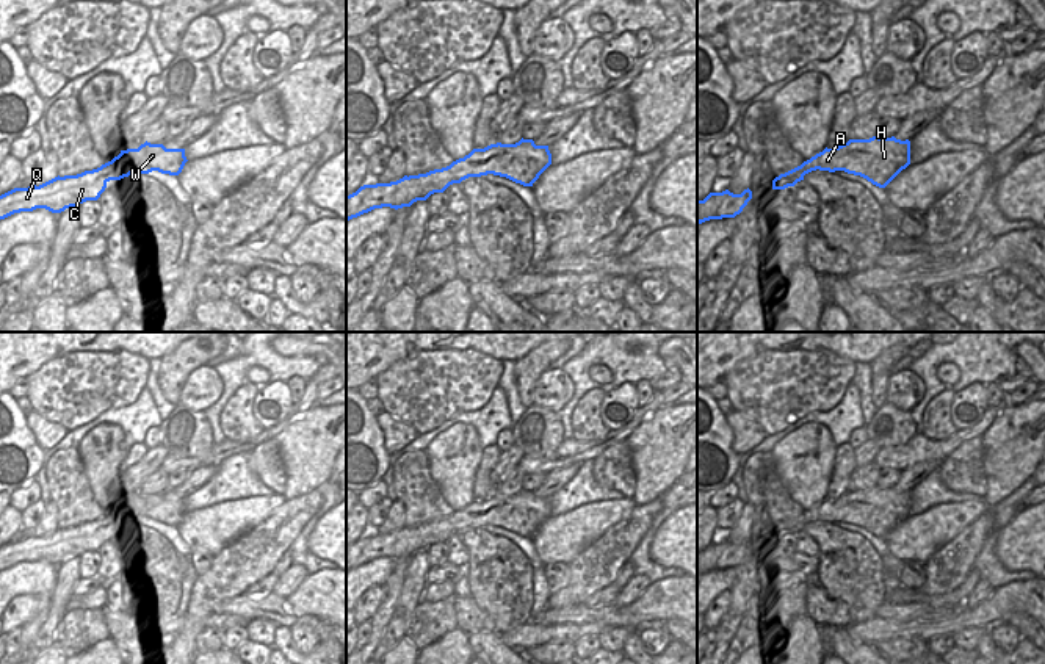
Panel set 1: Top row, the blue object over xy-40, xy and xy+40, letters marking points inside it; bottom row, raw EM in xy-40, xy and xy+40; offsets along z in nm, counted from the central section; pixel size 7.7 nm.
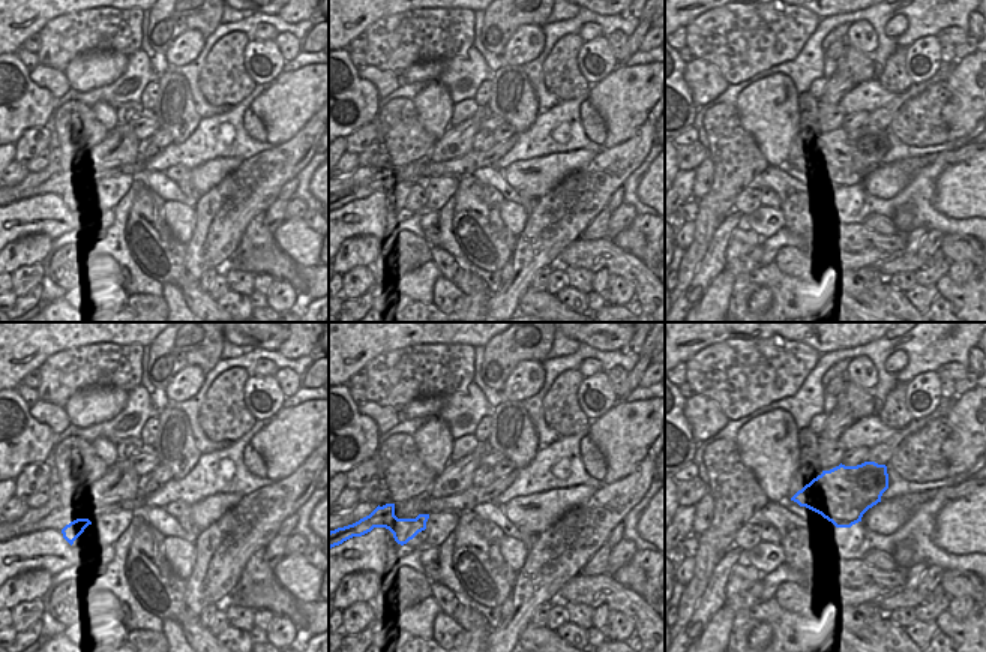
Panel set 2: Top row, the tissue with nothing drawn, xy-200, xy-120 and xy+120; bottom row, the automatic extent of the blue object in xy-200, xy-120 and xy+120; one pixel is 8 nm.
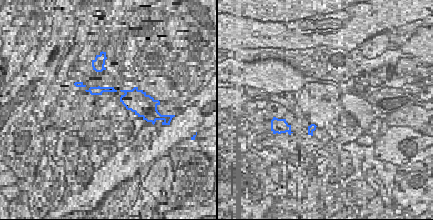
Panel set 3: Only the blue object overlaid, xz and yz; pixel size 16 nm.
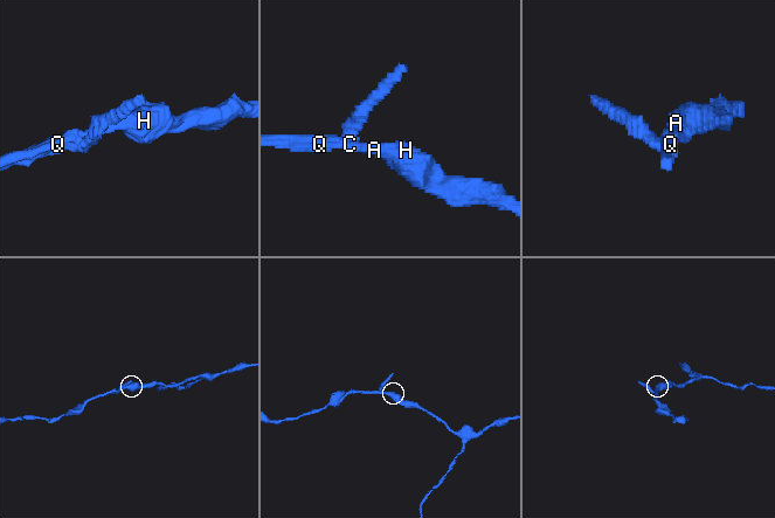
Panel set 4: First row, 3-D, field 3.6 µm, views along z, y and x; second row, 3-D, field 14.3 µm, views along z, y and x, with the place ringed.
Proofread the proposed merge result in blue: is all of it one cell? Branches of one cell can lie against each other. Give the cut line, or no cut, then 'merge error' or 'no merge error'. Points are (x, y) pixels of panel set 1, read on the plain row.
no cut; no merge error

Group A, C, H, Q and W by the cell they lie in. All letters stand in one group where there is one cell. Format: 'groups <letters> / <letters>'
groups A C H Q W

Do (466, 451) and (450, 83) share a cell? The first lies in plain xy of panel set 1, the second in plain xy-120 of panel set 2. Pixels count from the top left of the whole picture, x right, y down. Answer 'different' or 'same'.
different

